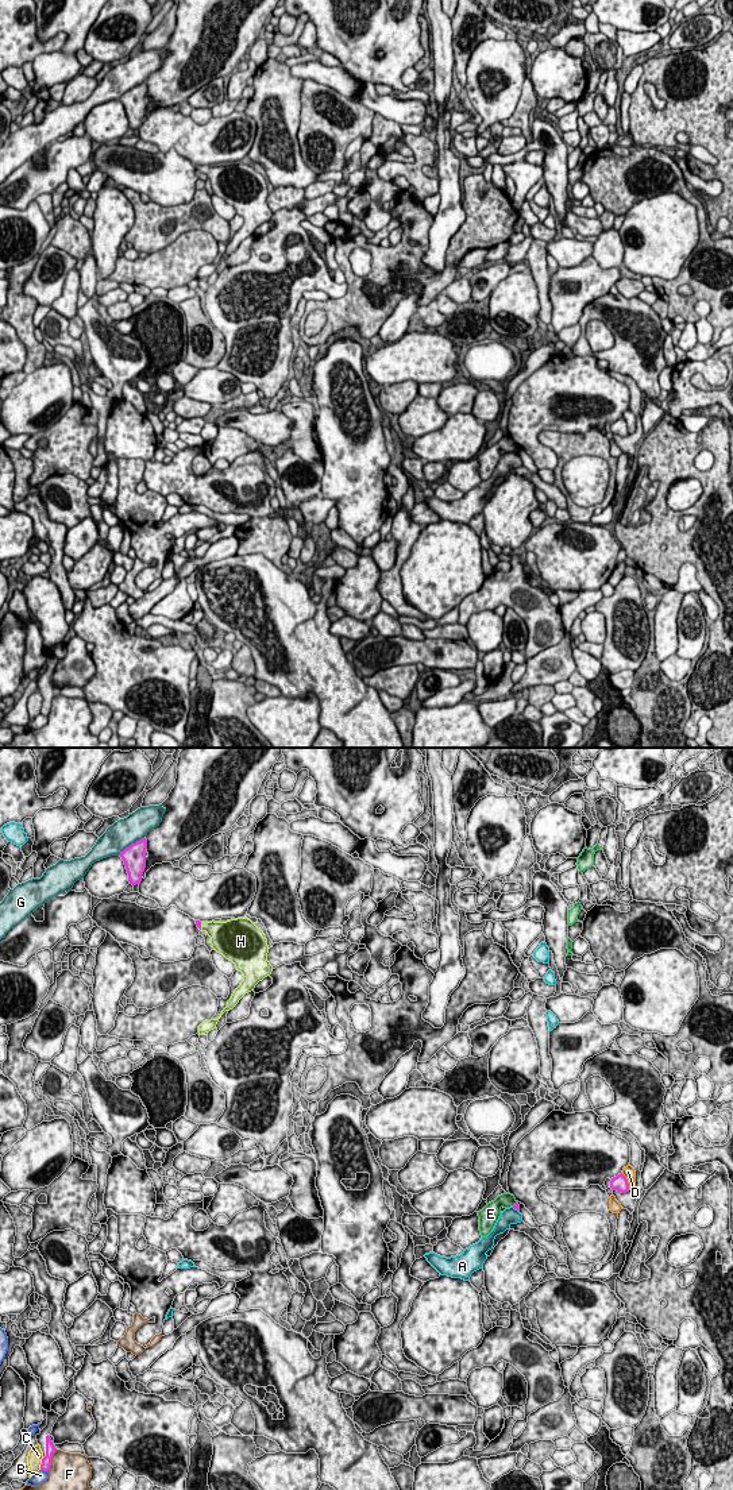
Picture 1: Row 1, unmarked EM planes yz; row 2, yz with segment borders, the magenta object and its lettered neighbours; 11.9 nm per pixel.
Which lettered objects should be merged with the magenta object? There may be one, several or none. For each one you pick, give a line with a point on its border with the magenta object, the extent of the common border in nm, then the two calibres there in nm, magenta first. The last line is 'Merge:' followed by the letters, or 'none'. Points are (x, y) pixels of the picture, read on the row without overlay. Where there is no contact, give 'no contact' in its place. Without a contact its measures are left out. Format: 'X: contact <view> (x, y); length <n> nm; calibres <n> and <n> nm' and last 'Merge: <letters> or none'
H: contact yz (200, 170); length 100 nm; calibres 60 and 260 nm
Merge: H

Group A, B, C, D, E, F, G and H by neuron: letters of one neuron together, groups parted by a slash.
A / B / C / D / E / F / G / H

